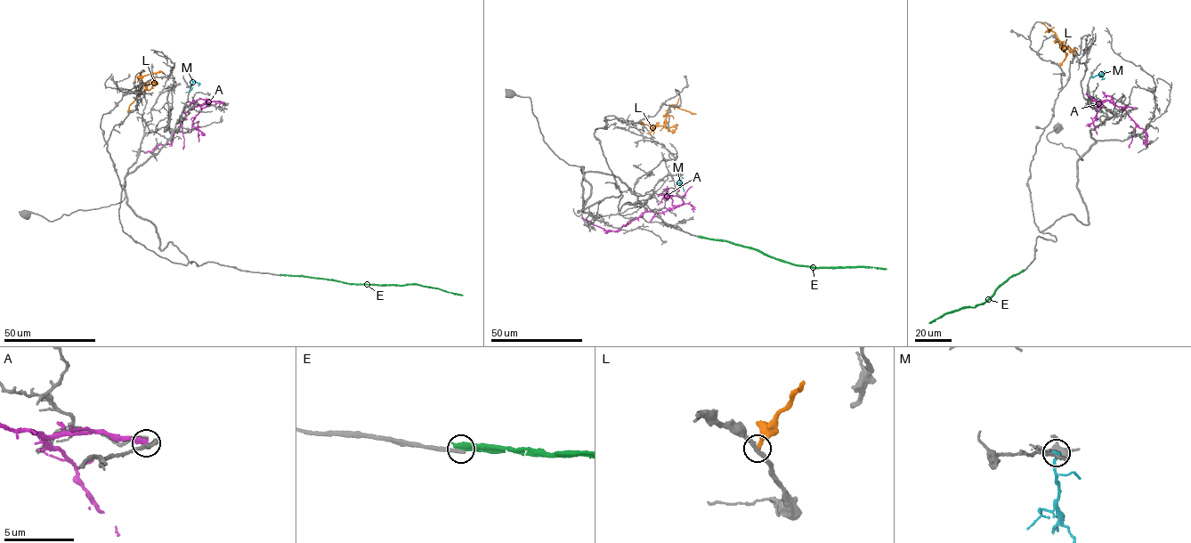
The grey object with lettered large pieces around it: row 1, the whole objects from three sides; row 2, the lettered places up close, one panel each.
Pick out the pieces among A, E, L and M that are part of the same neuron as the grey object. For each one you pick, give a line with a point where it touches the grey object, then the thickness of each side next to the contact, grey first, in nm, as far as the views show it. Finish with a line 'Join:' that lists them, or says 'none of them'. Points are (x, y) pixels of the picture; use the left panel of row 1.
Join: none of them

